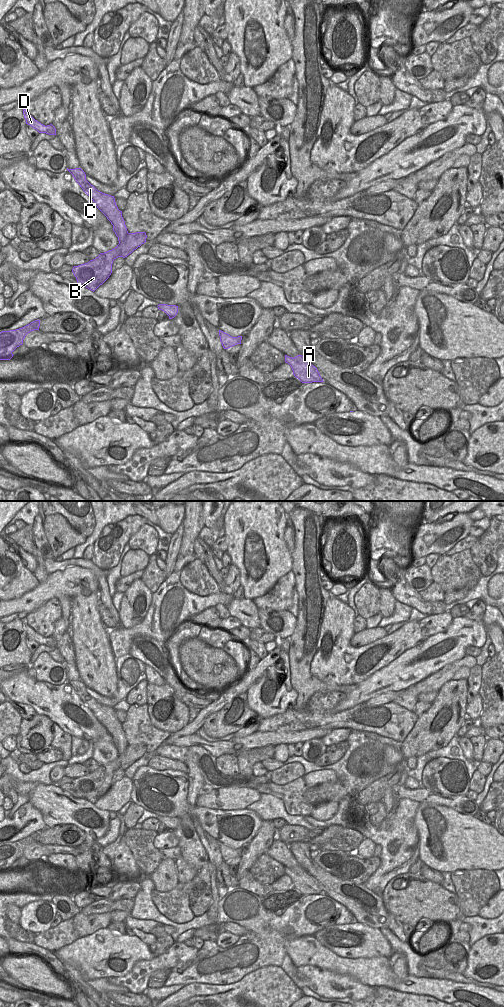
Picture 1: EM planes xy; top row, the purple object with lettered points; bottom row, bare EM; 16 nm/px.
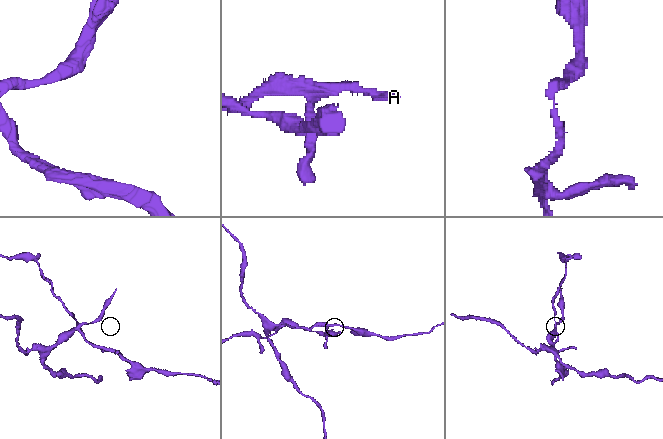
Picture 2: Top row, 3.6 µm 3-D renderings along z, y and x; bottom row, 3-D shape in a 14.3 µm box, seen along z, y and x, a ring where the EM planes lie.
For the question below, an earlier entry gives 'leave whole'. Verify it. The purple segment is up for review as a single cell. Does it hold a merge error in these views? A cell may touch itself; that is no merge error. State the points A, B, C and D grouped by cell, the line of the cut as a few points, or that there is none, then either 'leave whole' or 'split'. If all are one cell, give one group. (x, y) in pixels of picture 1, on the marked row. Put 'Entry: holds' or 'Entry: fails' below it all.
A C D / B | xy (129, 233), (117, 246) | split
Entry: fails

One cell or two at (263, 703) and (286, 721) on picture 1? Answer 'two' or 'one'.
two

